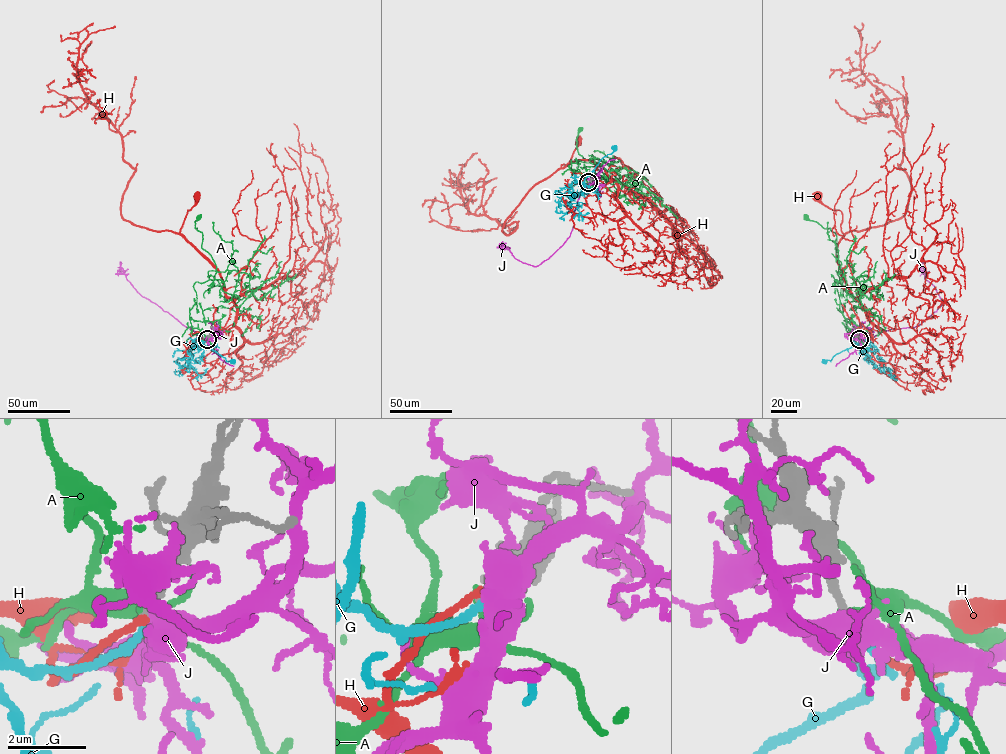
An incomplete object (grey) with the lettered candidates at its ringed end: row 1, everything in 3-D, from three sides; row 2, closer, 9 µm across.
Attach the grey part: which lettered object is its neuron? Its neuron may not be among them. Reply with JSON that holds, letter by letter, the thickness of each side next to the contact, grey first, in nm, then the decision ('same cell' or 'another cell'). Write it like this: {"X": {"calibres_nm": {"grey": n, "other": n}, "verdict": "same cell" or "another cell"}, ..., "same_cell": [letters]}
{"A": {"calibres_nm": {"grey": 240, "other": 200}, "verdict": "another cell"}, "G": {"calibres_nm": {"grey": 240, "other": 190}, "verdict": "same cell"}, "H": {"calibres_nm": {"grey": 260, "other": 180}, "verdict": "another cell"}, "J": {"calibres_nm": {"grey": 280, "other": 400}, "verdict": "another cell"}, "same_cell": ["G"]}

